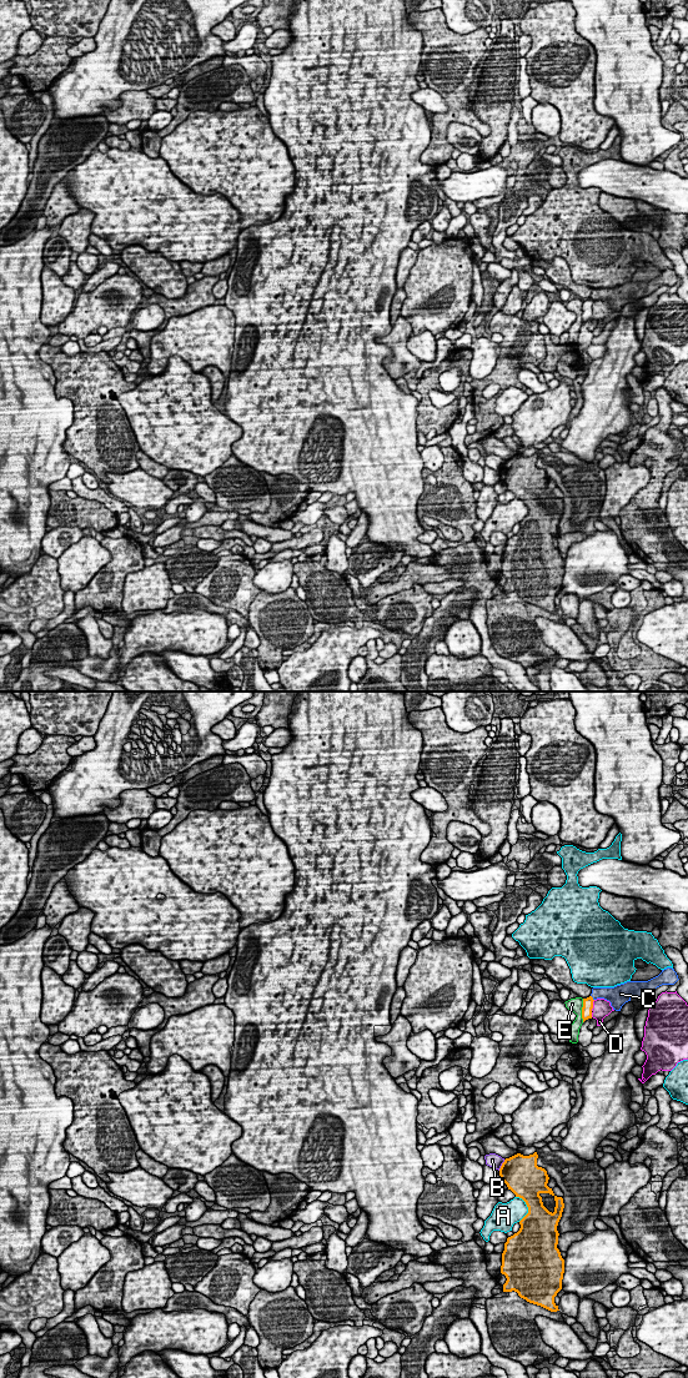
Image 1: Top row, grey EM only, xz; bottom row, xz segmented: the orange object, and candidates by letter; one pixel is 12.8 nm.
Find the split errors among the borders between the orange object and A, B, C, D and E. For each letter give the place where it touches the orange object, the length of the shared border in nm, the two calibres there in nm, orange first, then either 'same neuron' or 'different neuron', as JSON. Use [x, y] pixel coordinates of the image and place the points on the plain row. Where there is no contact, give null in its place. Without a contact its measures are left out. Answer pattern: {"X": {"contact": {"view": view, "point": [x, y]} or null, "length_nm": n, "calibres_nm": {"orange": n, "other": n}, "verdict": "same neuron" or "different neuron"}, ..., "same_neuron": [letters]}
{"A": {"contact": {"view": "xz", "point": [527, 507]}, "length_nm": 340, "calibres_nm": {"orange": 360, "other": 280}, "verdict": "different neuron"}, "B": {"contact": {"view": "xz", "point": [502, 466]}, "length_nm": 170, "calibres_nm": {"orange": 460, "other": 190}, "verdict": "different neuron"}, "C": {"contact": {"view": "xz", "point": [592, 298]}, "length_nm": 90, "calibres_nm": {"orange": 130, "other": 190}, "verdict": "different neuron"}, "D": {"contact": {"view": "xz", "point": [592, 306]}, "length_nm": 150, "calibres_nm": {"orange": 130, "other": 240}, "verdict": "different neuron"}, "E": {"contact": {"view": "xz", "point": [582, 311]}, "length_nm": 300, "calibres_nm": {"orange": 130, "other": 170}, "verdict": "different neuron"}, "same_neuron": []}

